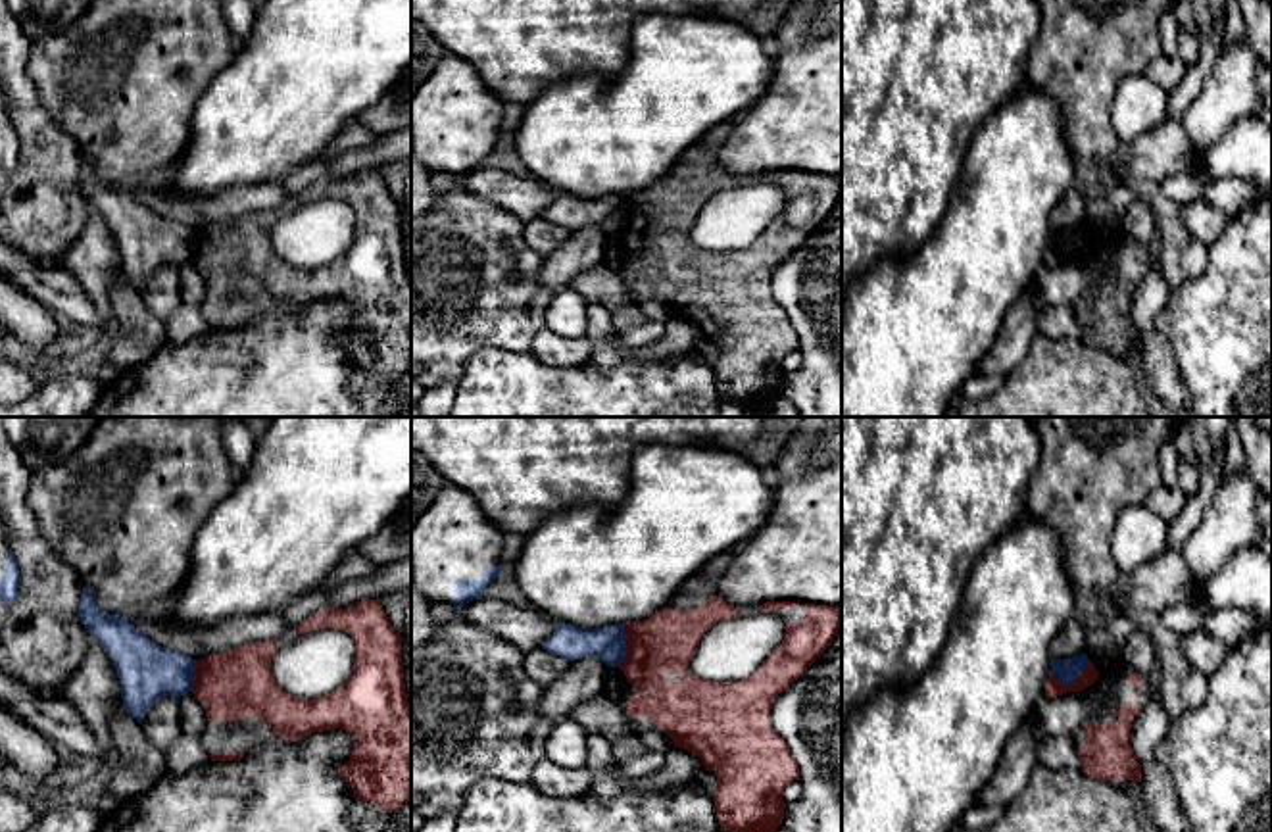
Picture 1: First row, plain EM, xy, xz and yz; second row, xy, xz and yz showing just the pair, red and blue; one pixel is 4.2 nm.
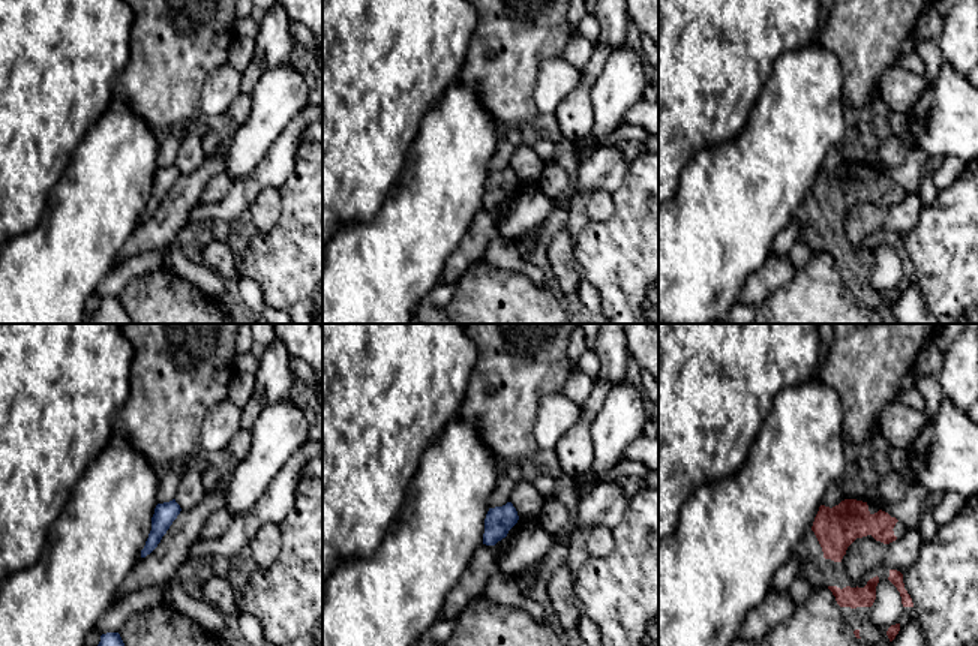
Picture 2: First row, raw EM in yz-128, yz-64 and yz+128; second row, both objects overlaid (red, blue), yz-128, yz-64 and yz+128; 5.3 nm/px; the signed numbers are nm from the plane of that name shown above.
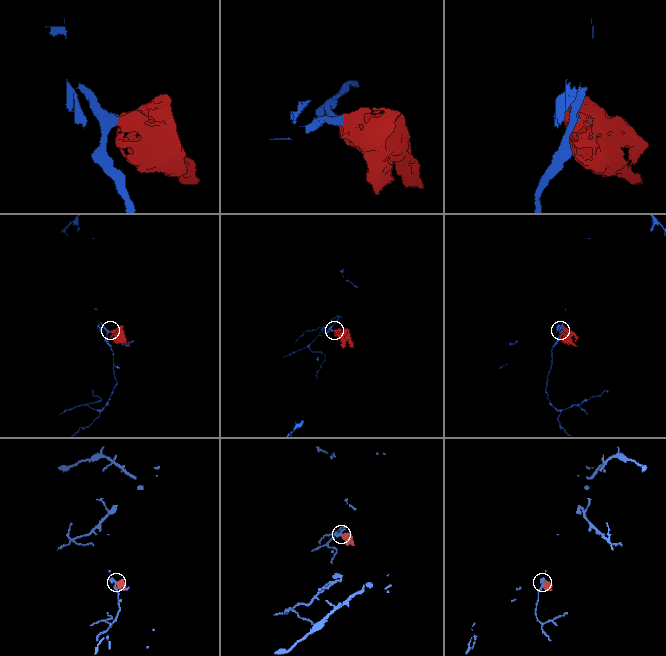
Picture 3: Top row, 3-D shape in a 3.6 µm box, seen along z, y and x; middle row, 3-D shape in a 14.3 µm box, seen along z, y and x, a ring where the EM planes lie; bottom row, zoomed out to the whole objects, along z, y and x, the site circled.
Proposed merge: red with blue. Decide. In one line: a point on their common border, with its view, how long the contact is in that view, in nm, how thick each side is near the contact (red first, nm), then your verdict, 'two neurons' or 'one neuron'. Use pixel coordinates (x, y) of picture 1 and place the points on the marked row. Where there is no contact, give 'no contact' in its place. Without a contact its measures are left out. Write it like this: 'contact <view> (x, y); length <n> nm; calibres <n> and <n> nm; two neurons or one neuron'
contact yz (1071, 685); length 190 nm; calibres 70 and 100 nm; two neurons

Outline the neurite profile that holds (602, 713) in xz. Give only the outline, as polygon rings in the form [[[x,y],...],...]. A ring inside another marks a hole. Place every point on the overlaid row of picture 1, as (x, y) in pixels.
[[[601,694],[578,703],[571,711],[569,719],[586,730],[598,730],[605,734],[615,726],[626,726],[632,717],[623,709],[619,697]]]

